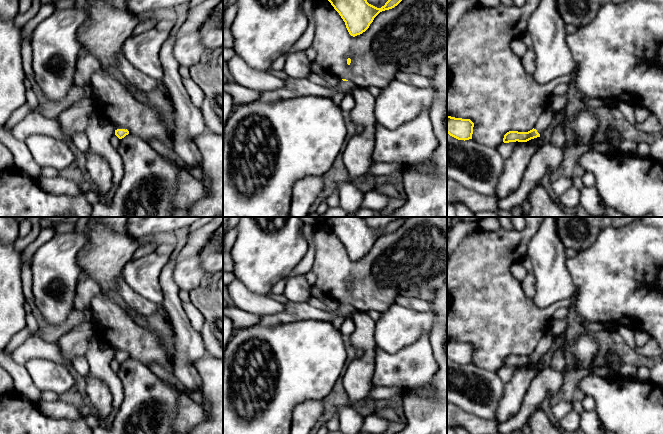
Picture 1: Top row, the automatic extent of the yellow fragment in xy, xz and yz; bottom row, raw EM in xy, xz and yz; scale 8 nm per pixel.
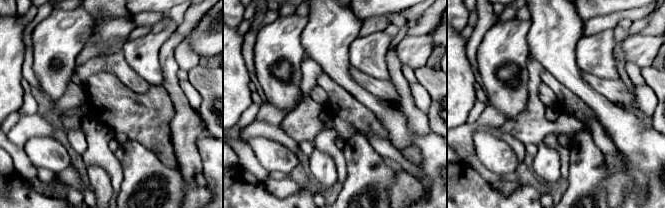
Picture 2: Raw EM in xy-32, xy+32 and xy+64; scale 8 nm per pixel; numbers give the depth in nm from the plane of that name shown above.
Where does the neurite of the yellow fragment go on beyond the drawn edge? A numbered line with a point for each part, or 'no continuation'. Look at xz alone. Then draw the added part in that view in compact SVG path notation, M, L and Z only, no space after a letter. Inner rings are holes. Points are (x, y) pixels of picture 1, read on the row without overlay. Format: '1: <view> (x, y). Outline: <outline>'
1: xz (293, 311). Outline: M289 301L282 312L264 315L259 323L254 326L271 327L300 320L322 320L335 323L336 317L351 319L355 312L356 309L350 305L339 304L336 311L326 312L313 307L308 302L295 303Z

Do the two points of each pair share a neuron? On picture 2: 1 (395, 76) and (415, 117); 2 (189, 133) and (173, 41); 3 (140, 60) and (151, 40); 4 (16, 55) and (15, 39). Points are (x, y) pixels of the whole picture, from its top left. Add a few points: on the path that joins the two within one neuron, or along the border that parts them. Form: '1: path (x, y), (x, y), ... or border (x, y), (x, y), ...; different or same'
1: path (402, 86), (407, 107); same
2: path (183, 110), (171, 84), (169, 64); same
3: path (143, 55), (150, 45); same
4: path (15, 51), (15, 43); same

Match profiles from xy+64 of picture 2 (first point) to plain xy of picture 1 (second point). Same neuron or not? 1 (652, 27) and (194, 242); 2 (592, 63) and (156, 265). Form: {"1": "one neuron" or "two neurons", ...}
{"1": "one neuron", "2": "one neuron"}

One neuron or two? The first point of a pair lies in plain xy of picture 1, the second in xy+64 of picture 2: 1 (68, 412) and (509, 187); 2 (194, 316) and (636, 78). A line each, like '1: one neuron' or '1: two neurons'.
1: one neuron
2: two neurons

